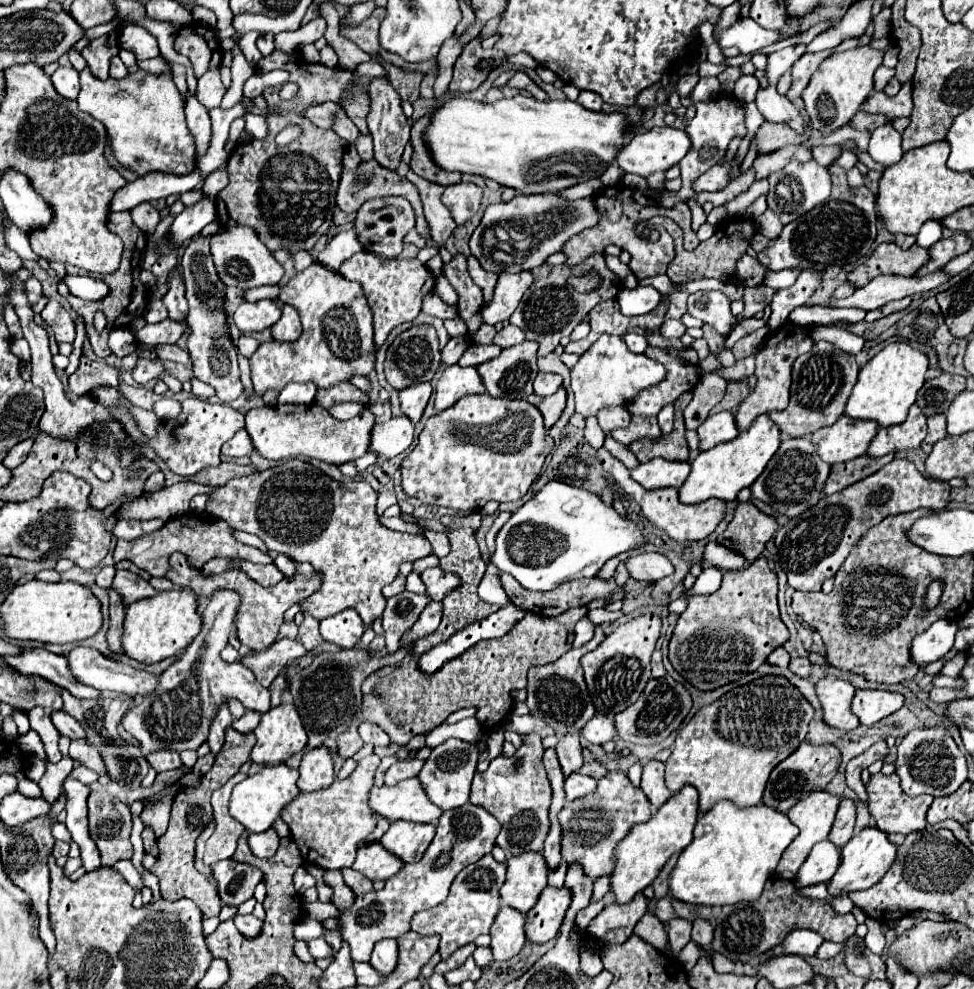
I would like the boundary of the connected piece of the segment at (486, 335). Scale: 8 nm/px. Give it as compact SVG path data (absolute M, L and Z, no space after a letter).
M483 325L479 331L477 331L477 337L473 337L473 343L479 343L479 345L487 345L487 343L493 343L493 337L495 337L497 329L491 327L491 325Z

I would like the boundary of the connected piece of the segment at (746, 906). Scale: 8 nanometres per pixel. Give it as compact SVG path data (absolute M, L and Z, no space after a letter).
M769 879L759 901L727 905L721 909L721 917L719 917L719 925L715 927L715 941L711 945L711 951L727 955L731 961L747 963L751 959L757 959L761 953L773 949L775 945L779 945L795 929L813 929L825 941L843 943L855 933L857 921L851 913L839 915L825 901L803 897L801 893L795 891L791 881Z

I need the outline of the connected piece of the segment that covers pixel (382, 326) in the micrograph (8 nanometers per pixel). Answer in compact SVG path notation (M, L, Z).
M357 253L345 265L341 265L339 273L347 281L357 281L363 289L363 295L373 311L373 325L375 325L375 351L385 343L387 335L391 333L393 327L413 321L423 303L423 285L425 285L425 295L435 287L435 279L427 265L423 265L419 259L395 259L395 261L381 261L379 257L373 257L371 253Z

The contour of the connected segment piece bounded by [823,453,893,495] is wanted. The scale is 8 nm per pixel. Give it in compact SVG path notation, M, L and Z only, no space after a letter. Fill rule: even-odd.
M861 455L853 461L847 461L845 465L831 465L831 473L827 477L827 483L823 487L825 495L833 495L837 491L843 491L845 487L873 475L875 471L879 471L883 465L887 465L893 459L893 455L883 455L883 457L869 457L869 455Z

